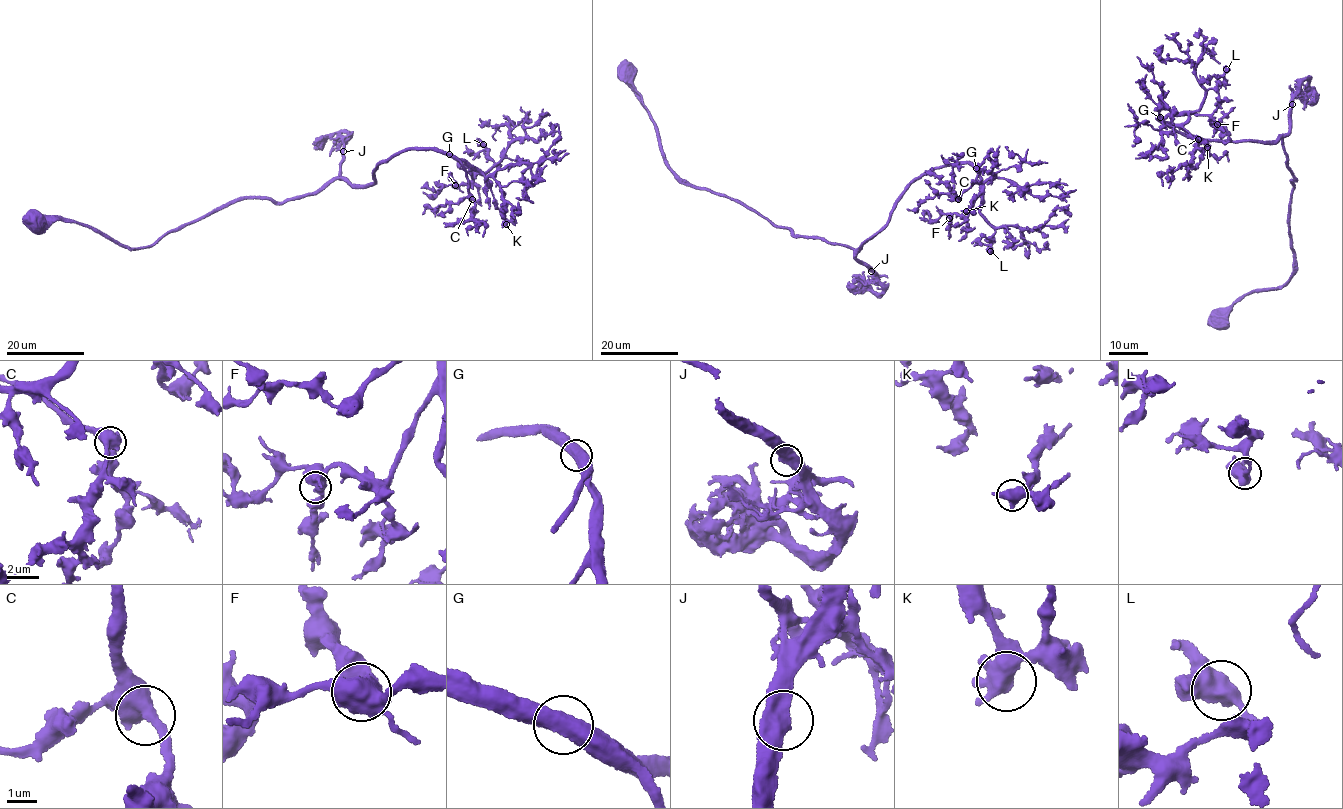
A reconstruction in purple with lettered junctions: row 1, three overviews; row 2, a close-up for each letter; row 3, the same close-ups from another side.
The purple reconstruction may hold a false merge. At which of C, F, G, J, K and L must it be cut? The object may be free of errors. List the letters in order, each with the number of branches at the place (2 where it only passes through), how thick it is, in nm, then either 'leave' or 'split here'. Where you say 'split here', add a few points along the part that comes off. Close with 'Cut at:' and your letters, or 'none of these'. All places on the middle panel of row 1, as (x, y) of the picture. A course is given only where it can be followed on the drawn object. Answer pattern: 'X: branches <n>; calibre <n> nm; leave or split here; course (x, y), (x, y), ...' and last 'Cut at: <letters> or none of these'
C: branches 2; calibre 550 nm; leave
F: branches 2; calibre 500 nm; leave
G: branches 2; calibre 550 nm; leave
J: branches 2; calibre 550 nm; leave
K: branches 2; calibre 550 nm; leave
L: branches 2; calibre 600 nm; leave
Cut at: none of these

